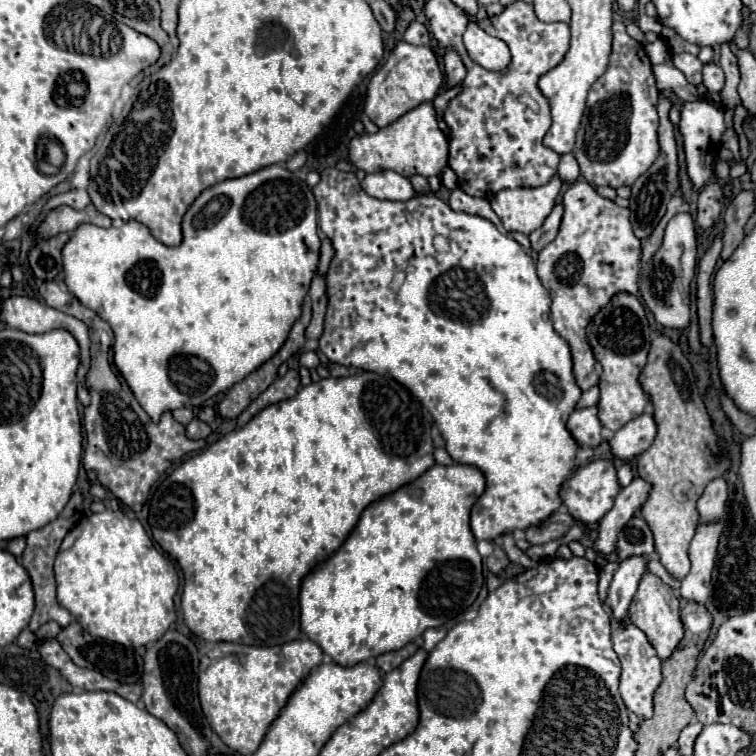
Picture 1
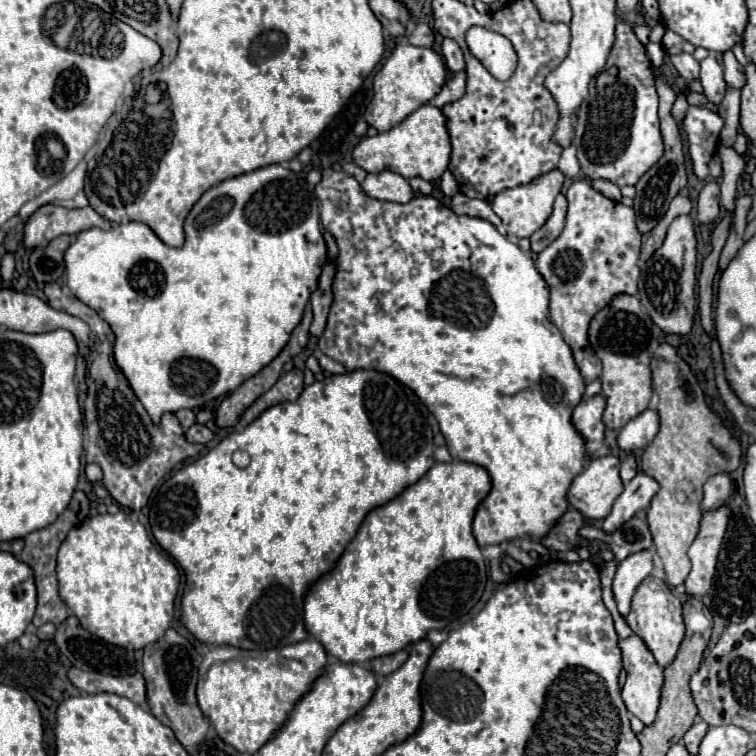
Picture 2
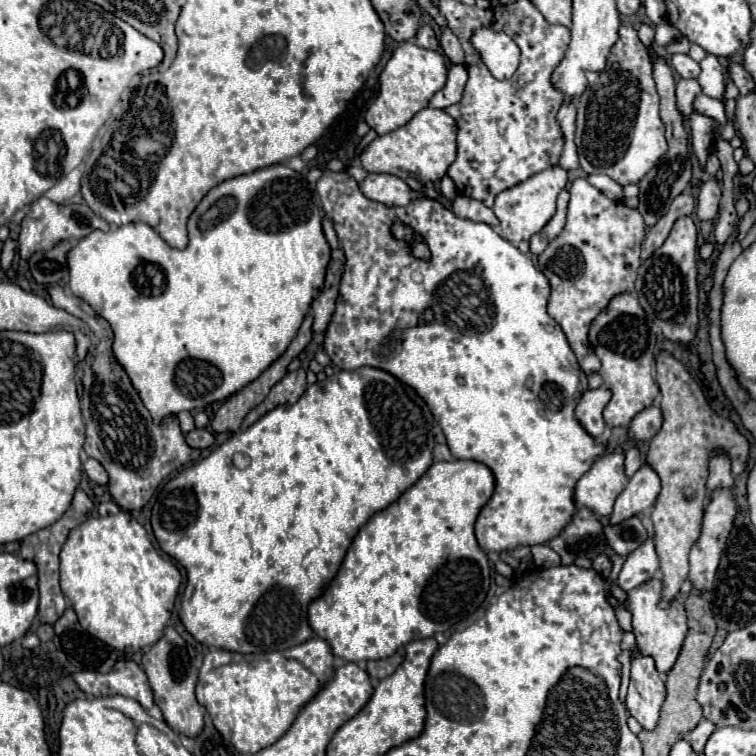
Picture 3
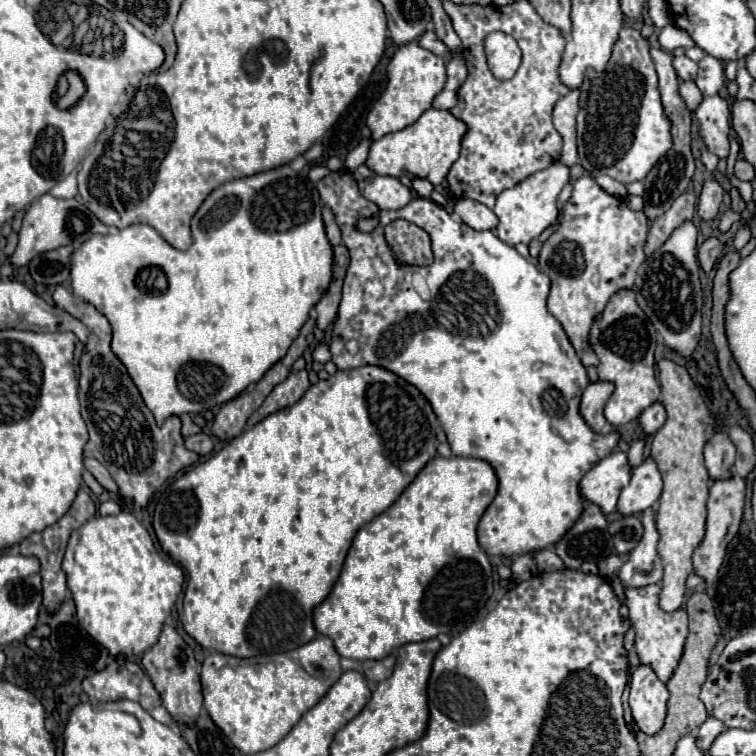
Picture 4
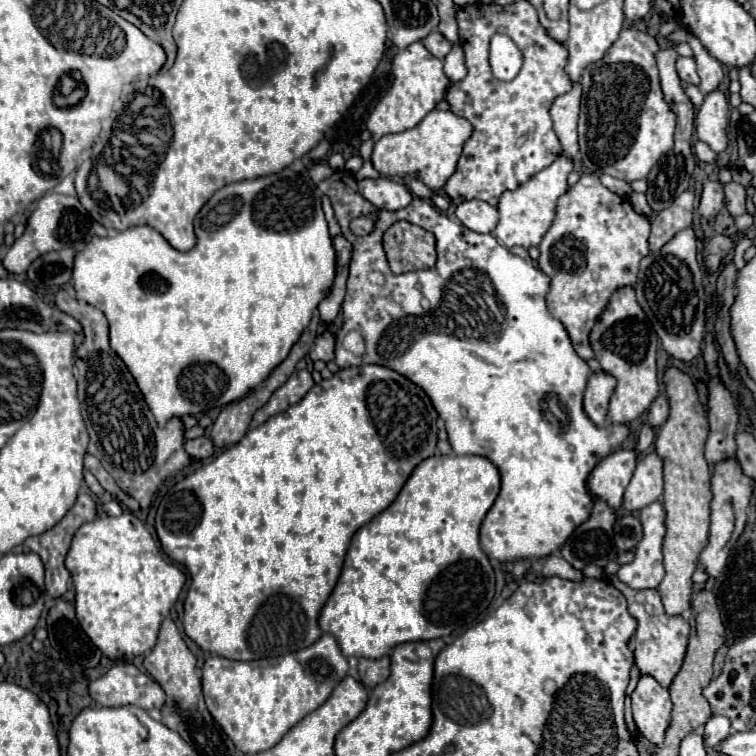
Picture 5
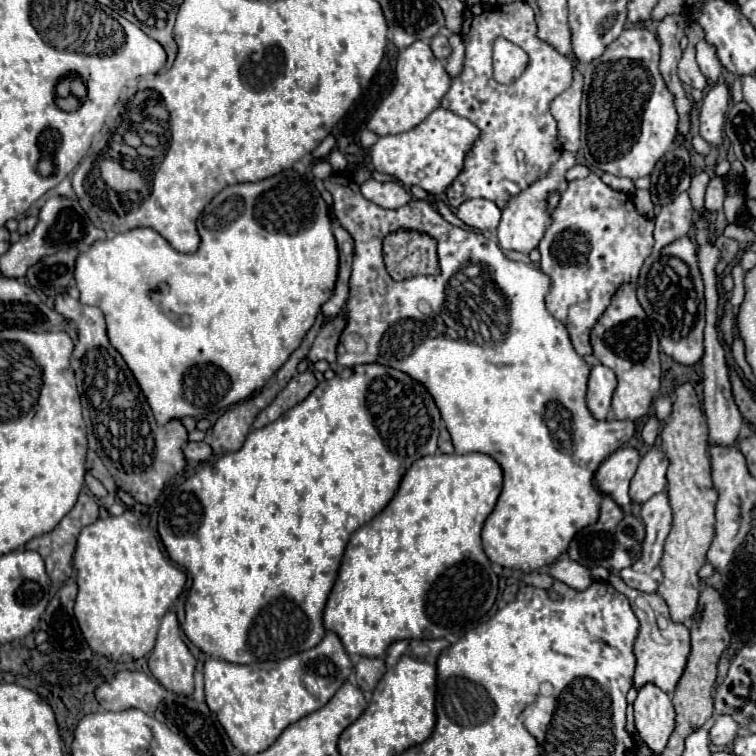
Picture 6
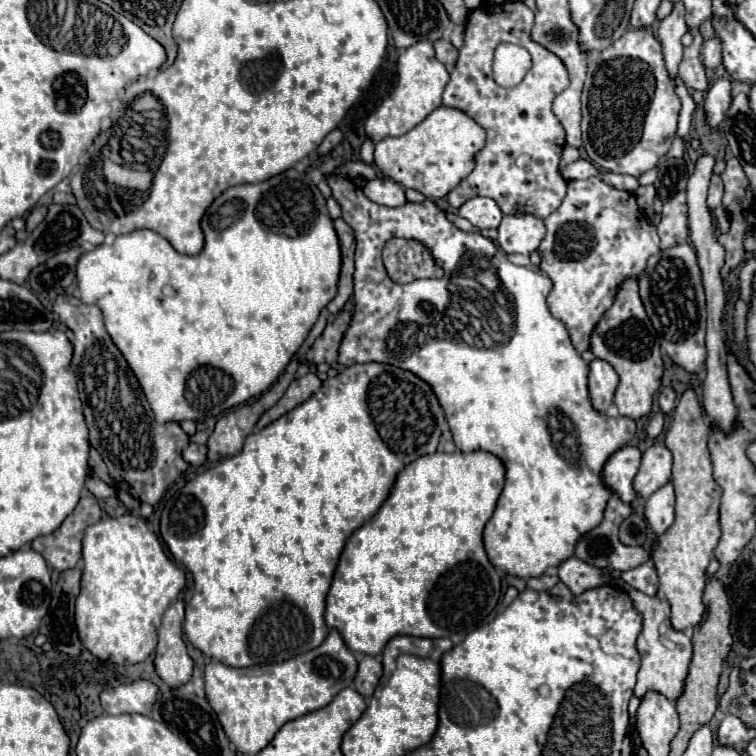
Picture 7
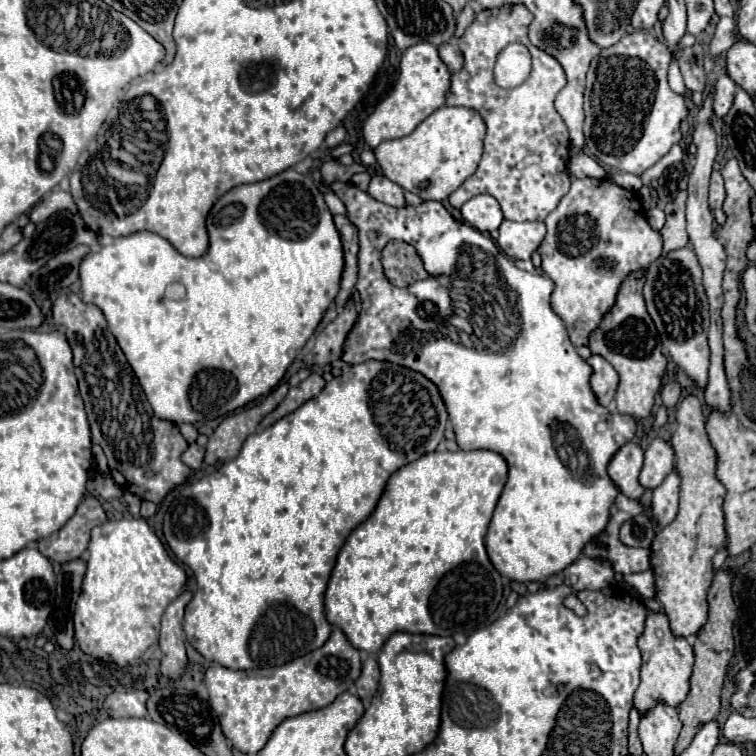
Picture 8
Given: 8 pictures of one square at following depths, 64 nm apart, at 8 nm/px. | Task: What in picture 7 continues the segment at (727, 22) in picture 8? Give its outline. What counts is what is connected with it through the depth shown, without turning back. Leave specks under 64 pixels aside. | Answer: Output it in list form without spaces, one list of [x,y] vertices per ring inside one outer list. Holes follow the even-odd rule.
[[[716,38],[704,40],[700,56],[702,56],[702,64],[704,64],[706,68],[716,70],[716,68],[720,66],[720,62],[722,62],[722,46],[720,46],[720,42],[718,42]]]

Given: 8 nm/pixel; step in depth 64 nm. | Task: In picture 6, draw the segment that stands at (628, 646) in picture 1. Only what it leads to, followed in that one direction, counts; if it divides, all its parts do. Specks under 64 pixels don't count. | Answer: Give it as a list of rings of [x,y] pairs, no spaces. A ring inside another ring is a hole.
[[[644,684],[634,700],[634,720],[640,738],[660,754],[674,732],[674,706],[670,696],[656,684]]]

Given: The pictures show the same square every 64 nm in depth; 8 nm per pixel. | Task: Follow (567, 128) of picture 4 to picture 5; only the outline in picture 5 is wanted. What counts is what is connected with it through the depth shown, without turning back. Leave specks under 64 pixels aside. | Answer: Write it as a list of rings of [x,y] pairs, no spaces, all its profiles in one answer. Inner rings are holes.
[[[574,84],[572,90],[564,96],[558,96],[550,108],[554,132],[562,142],[562,154],[574,158],[578,152],[578,134],[576,134],[576,122],[578,122],[578,108],[580,108],[580,84]]]

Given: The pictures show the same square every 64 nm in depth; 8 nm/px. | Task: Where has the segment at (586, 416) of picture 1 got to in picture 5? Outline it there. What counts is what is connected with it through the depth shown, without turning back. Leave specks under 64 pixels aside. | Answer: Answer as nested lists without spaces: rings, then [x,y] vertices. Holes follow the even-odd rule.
[[[602,370],[592,374],[588,380],[588,386],[584,392],[584,412],[596,426],[604,426],[606,422],[608,402],[614,388],[616,388],[616,380]]]

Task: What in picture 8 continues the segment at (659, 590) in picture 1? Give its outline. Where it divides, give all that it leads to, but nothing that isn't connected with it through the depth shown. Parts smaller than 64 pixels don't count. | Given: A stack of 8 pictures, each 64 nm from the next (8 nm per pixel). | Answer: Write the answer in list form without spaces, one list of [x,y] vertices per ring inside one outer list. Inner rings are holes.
[[[650,608],[646,618],[646,628],[638,638],[638,648],[642,652],[642,670],[640,670],[640,686],[634,694],[634,706],[644,712],[652,708],[656,702],[666,702],[670,706],[678,706],[690,690],[690,674],[694,664],[692,646],[686,638],[678,638],[670,632],[668,616],[664,612],[654,612]]]

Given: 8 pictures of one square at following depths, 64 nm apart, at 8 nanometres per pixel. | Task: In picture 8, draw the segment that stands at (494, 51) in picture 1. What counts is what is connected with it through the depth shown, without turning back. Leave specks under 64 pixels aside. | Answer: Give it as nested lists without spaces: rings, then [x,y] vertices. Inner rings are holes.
[[[508,44],[496,58],[494,80],[500,88],[516,88],[530,76],[530,52],[524,44]]]

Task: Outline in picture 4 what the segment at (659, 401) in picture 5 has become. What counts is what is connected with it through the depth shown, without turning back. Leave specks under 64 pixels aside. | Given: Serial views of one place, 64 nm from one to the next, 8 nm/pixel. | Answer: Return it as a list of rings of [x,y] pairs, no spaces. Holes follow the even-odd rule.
[[[654,402],[650,408],[646,408],[638,416],[638,424],[640,424],[644,436],[650,436],[650,434],[658,432],[662,428],[664,420],[666,420],[666,410],[664,410],[664,406],[660,402]]]

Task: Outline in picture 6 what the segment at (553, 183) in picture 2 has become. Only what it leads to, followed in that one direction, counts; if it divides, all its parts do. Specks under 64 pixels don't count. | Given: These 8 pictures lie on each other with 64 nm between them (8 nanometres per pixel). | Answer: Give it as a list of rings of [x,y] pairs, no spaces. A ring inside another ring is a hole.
[[[562,152],[558,162],[552,164],[550,172],[536,180],[534,184],[530,184],[526,190],[522,190],[520,194],[516,196],[510,196],[506,208],[502,210],[502,218],[500,218],[500,224],[498,224],[498,230],[496,230],[496,238],[500,242],[500,246],[504,250],[518,250],[518,252],[524,252],[528,254],[530,250],[534,250],[538,246],[538,242],[542,240],[546,228],[550,226],[550,214],[548,214],[548,198],[550,194],[554,192],[564,192],[566,190],[566,178],[564,174],[576,164],[576,156],[572,152]]]

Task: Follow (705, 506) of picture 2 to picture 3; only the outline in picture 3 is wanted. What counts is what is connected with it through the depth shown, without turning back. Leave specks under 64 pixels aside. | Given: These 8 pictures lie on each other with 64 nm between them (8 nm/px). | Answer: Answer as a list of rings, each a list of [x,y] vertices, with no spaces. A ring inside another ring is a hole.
[[[716,452],[714,458],[710,460],[710,476],[706,482],[708,492],[714,492],[718,488],[732,488],[734,486],[734,476],[730,472],[730,460],[722,452]]]

